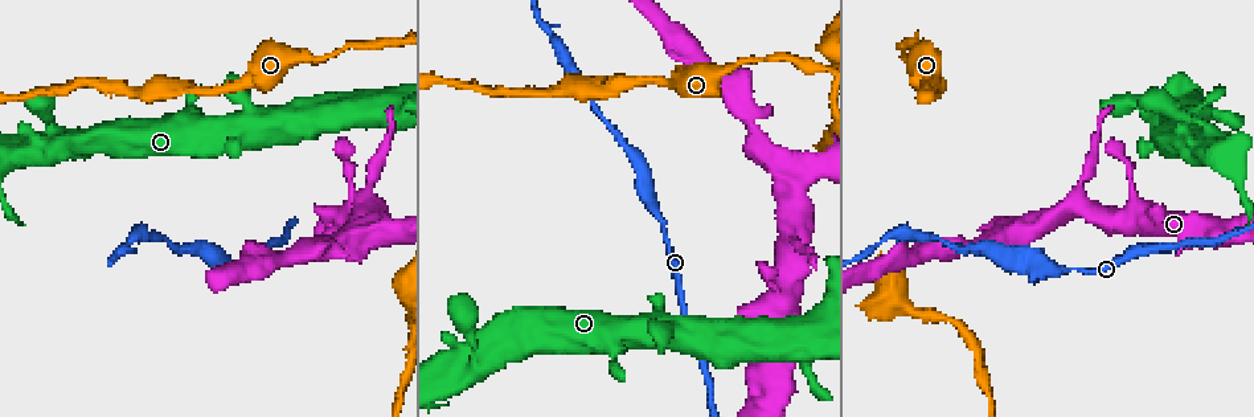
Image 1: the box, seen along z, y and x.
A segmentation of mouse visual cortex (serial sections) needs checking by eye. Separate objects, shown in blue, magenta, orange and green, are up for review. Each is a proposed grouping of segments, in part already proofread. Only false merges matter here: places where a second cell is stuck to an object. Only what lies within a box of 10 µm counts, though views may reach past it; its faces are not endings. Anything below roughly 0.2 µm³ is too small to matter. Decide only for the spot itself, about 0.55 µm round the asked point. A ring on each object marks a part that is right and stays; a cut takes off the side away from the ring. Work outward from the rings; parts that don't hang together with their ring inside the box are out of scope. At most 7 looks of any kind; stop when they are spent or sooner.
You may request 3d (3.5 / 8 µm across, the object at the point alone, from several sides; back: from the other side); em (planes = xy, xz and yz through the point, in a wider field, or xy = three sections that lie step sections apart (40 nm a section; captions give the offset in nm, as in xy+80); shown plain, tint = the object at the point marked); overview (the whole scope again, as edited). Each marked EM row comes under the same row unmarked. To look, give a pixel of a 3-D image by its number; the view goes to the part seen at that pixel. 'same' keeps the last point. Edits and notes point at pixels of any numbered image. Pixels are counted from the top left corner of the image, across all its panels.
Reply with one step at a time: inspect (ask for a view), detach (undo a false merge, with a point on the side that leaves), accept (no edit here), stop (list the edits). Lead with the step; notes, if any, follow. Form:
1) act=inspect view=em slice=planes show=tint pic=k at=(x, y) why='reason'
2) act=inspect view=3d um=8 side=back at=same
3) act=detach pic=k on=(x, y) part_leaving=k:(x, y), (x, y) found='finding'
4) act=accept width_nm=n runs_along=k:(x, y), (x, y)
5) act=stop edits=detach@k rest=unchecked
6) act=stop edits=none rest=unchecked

act=inspect view=em slice=xy step=2 show=tint pic=1 at=(472, 366) why='sharp bend'

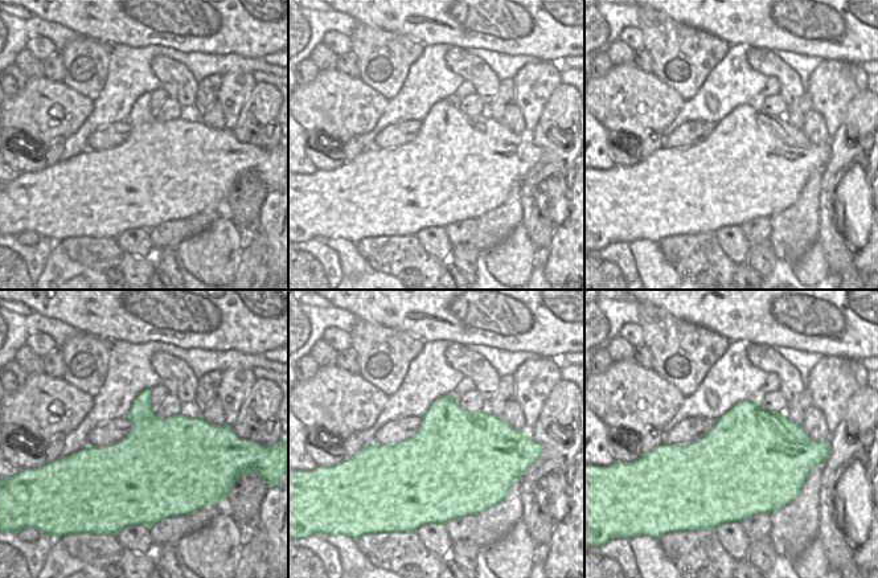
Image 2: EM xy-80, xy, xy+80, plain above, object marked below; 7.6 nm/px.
act=inspect view=3d um=3.5 at=same

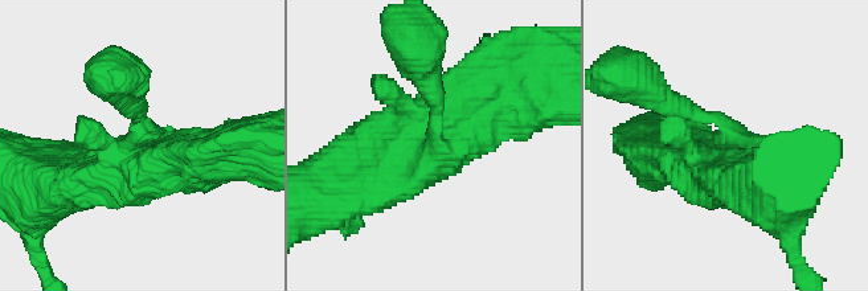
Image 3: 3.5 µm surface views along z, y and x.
act=accept found='all the same cell'

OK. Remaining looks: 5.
act=inspect view=3d um=3.5 side=back pic=1 at=(1031, 231)

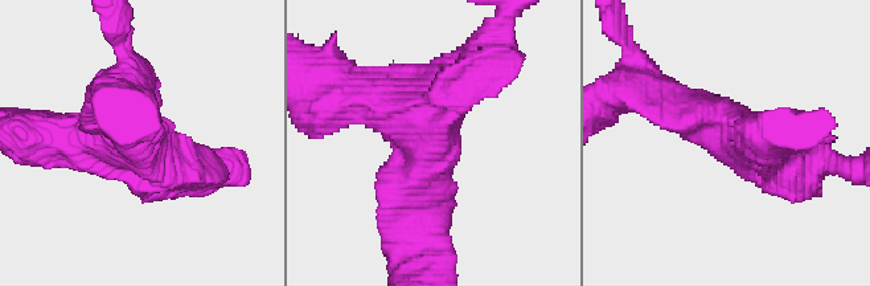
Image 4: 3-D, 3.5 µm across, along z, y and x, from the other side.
act=inspect view=em slice=xy step=2 show=tint pic=4 at=(430, 135) arms=3 arm_widths_nm=450,500,600 why='need the tissue'

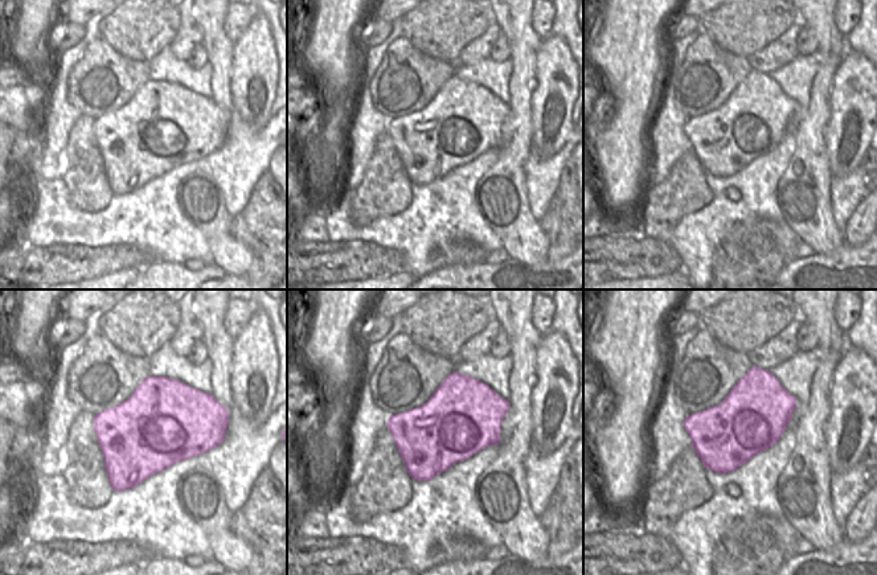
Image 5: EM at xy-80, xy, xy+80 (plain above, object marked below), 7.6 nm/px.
act=accept runs_along=4:(660, 92), (796, 166) found='one cell here'

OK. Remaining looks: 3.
act=inspect view=3d um=8 pic=1 at=(1049, 268) why='sudden change in width'

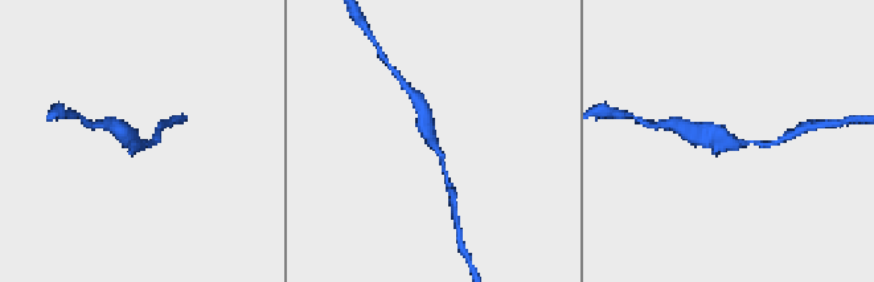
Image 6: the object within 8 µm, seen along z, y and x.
act=inspect view=3d um=3.5 at=same

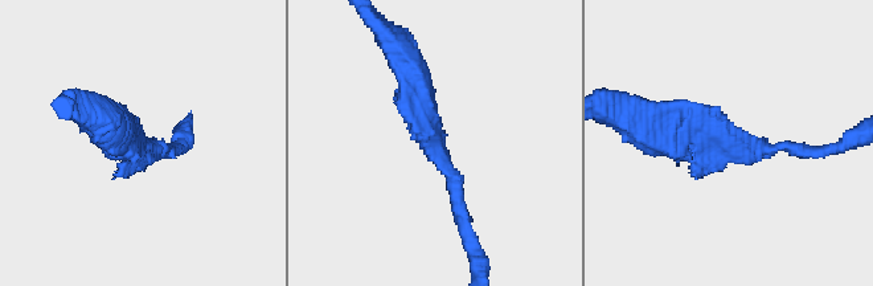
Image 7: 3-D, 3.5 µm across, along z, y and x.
act=inspect view=em slice=xy step=1 show=tint pic=7 at=(431, 142) why='shape alone is not enough'

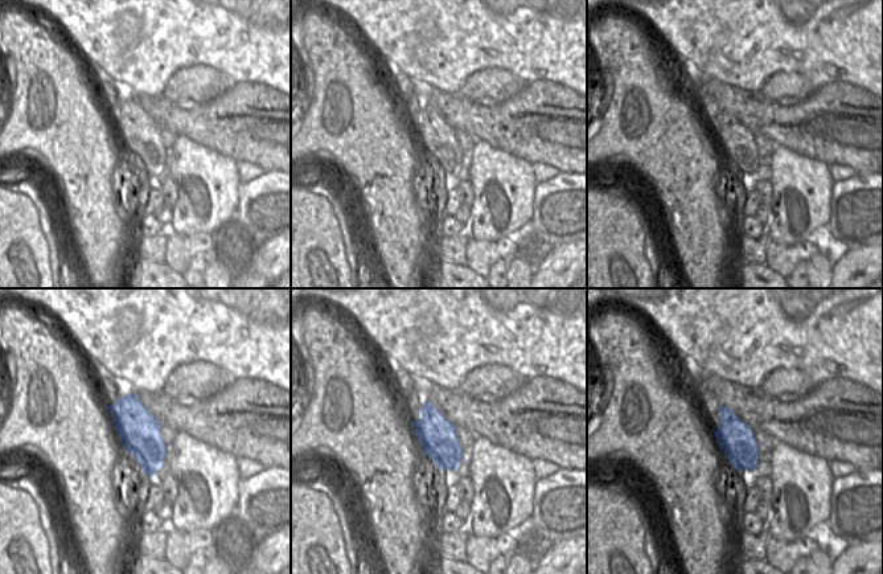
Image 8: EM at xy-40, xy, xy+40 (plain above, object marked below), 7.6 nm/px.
act=accept width_nm=280 runs_along=7:(460, 216), (412, 64) found='all the same cell'

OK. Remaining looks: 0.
act=stop edits=none rest=unchecked

